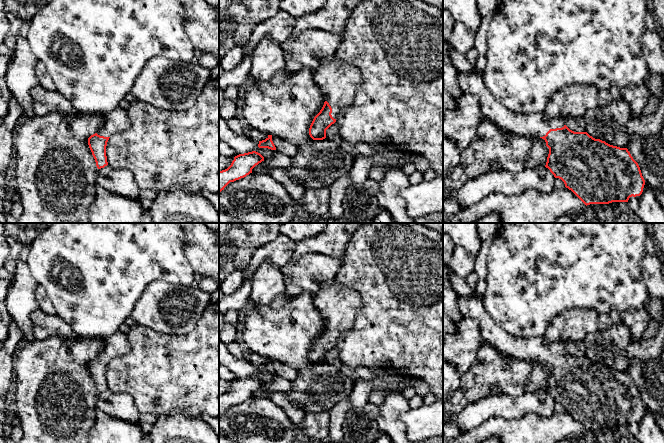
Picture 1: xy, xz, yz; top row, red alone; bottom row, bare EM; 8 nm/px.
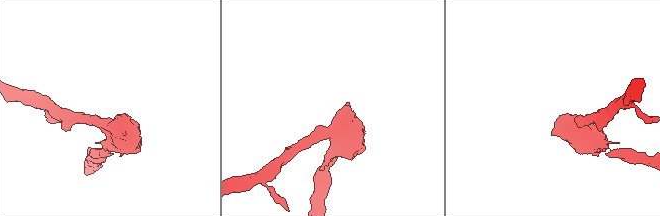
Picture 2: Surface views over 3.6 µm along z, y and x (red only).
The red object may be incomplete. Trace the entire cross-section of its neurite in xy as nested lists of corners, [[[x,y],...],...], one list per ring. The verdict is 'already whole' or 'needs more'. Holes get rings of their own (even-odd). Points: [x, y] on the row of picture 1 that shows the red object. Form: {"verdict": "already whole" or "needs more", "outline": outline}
{"verdict": "needs more", "outline": [[[117,107],[107,115],[97,132],[88,138],[88,145],[98,169],[108,165],[106,146],[109,138],[130,128],[131,123],[126,110]]]}

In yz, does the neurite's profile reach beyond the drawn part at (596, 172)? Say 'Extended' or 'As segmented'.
Extended

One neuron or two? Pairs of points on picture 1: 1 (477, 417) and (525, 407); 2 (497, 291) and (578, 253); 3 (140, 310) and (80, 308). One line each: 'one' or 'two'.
1: one
2: one
3: two

